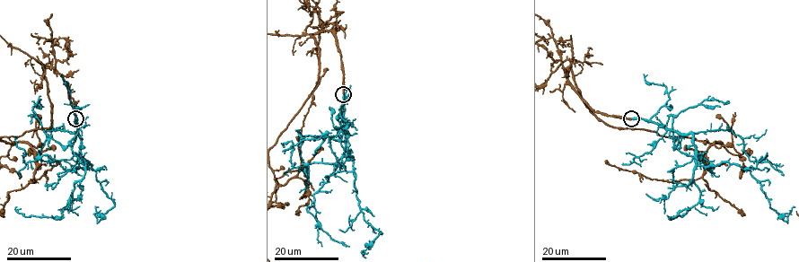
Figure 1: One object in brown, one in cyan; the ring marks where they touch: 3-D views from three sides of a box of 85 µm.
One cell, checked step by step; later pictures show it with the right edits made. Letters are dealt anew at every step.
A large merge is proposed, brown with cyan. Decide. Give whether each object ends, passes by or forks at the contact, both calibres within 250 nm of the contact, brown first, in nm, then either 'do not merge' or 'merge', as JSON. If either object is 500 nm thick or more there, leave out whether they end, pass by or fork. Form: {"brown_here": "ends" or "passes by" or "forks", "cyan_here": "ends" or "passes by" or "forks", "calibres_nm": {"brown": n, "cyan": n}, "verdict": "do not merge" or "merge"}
{"brown_here": "ends", "cyan_here": "ends", "calibres_nm": {"brown": 320, "cyan": 360}, "verdict": "merge"}

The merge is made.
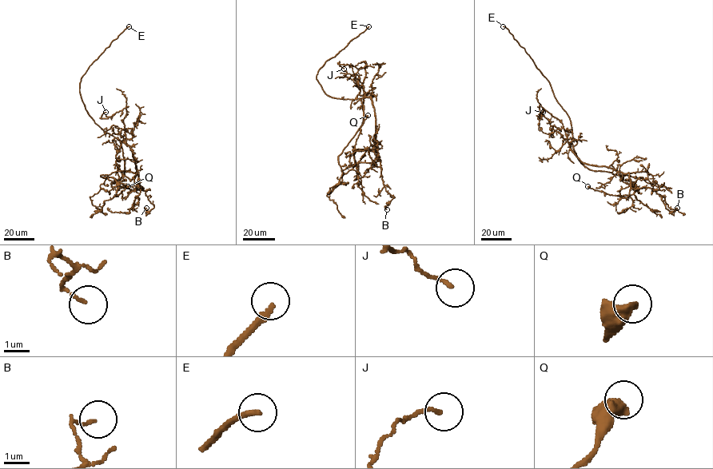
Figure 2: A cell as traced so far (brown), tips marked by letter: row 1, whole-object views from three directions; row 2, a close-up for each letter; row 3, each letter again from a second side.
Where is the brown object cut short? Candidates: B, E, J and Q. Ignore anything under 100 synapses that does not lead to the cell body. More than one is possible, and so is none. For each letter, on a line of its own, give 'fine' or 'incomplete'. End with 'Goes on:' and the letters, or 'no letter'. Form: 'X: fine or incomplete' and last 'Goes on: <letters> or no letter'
B: fine
E: incomplete
J: fine
Q: fine
Goes on: E

